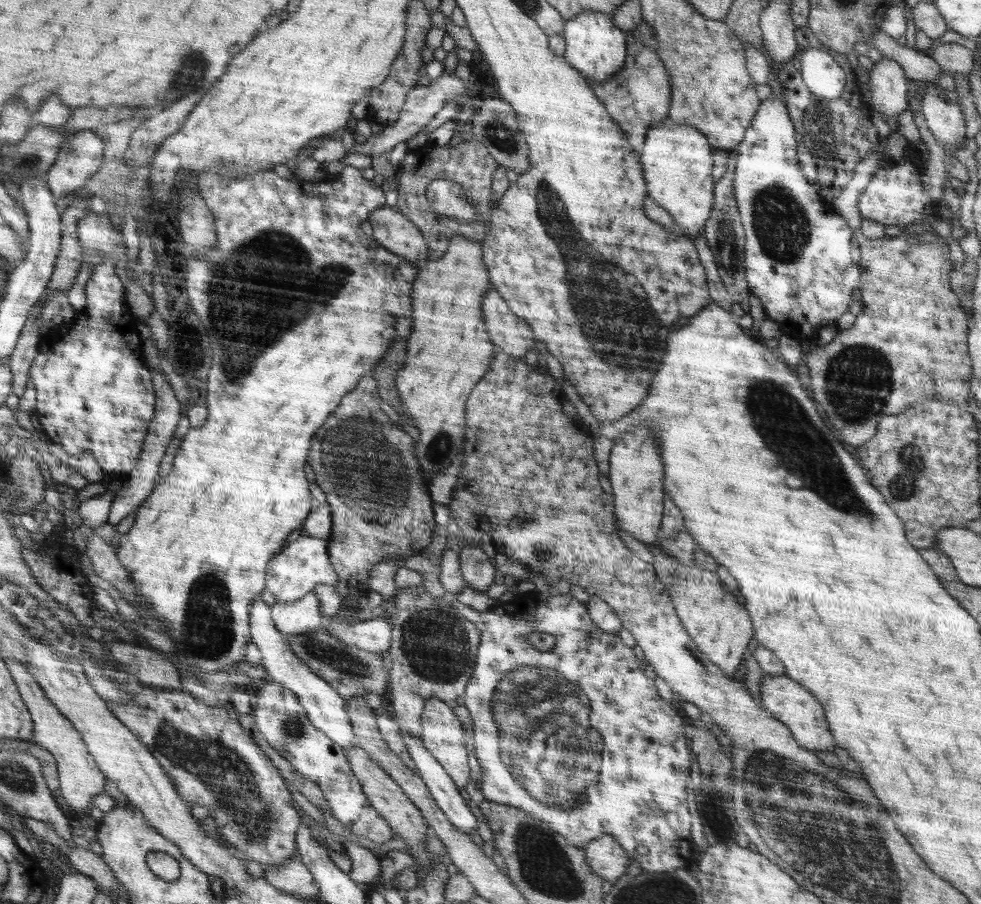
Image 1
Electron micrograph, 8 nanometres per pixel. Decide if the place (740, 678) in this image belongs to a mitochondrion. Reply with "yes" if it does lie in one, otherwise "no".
no

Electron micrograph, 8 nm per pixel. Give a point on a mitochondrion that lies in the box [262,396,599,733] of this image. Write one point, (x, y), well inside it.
(363, 464)

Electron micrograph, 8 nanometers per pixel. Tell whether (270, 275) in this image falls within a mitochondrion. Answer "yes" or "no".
yes

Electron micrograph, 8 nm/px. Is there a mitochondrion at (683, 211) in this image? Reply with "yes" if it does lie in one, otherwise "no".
no

